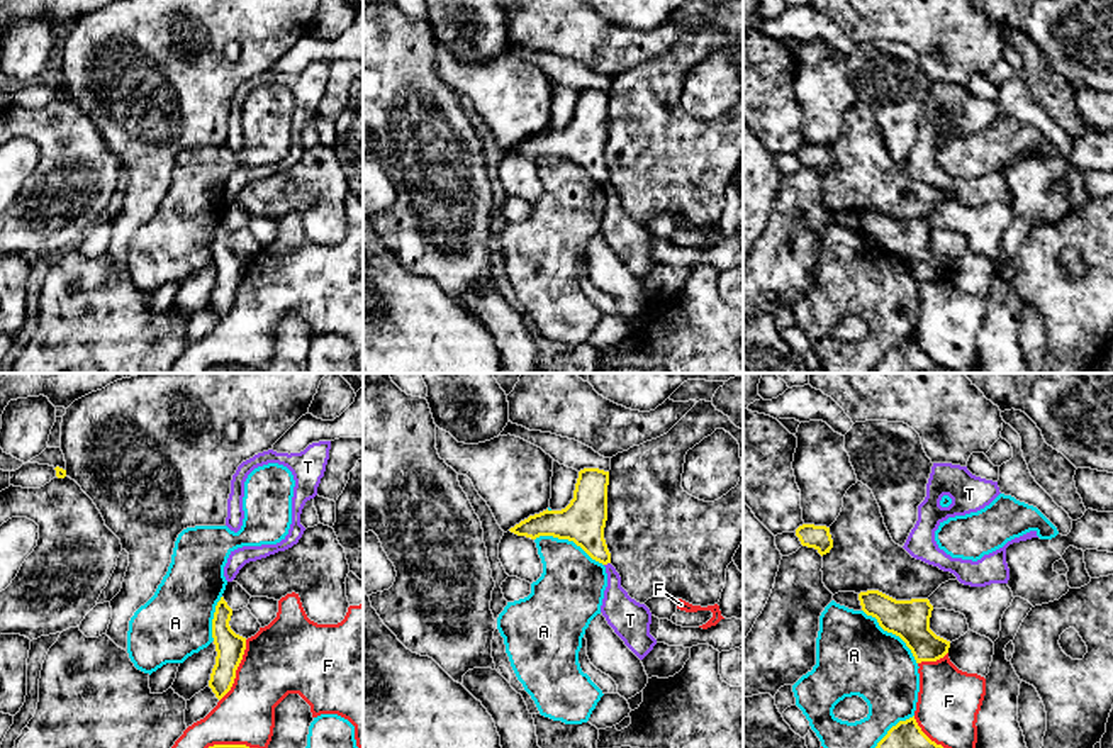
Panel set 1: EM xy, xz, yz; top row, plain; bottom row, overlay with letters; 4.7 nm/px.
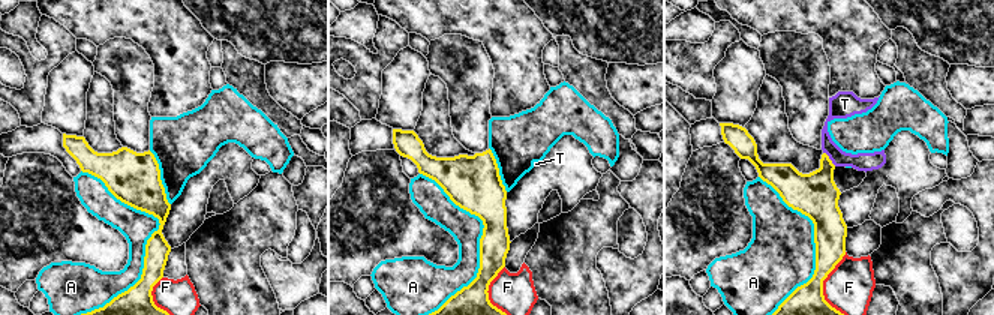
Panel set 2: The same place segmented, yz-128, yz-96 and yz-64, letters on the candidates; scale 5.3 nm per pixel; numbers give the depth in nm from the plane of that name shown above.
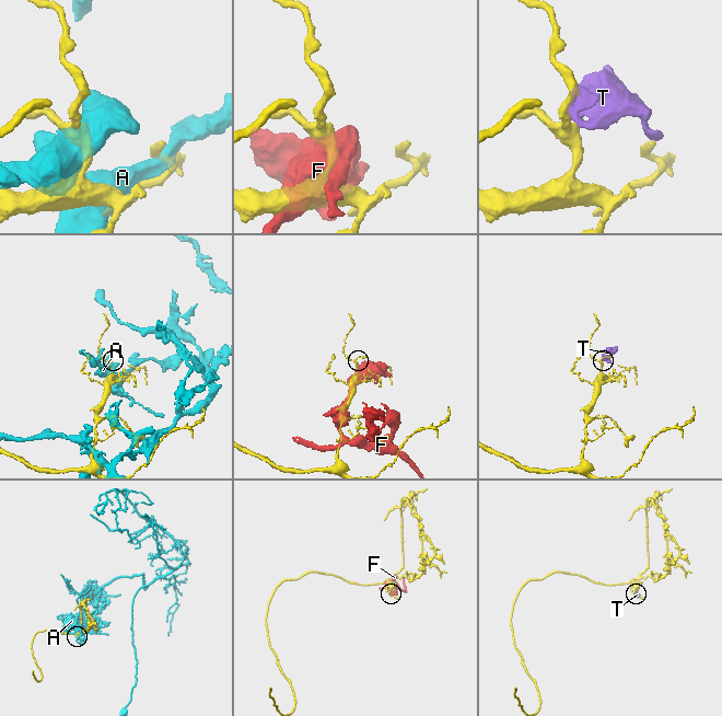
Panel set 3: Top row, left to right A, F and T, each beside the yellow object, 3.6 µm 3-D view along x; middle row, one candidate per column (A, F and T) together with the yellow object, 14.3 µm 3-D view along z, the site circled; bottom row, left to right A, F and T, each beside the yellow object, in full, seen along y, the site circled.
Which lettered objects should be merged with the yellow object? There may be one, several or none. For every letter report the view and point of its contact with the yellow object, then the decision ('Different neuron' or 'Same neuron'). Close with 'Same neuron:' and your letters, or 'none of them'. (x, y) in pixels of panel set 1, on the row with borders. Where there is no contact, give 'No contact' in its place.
A: Touches yellow at xz (569, 540). Different neuron
F: Touches yellow at xy (236, 669). Different neuron
T: Touches yellow at xz (606, 563). Different neuron
Same neuron: none of them

